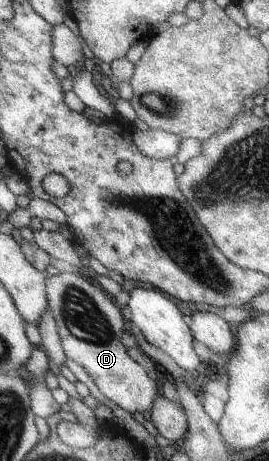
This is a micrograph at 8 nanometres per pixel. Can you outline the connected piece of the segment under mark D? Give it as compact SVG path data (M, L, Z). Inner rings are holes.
M59 273L59 275L48 275L45 280L46 292L49 309L55 317L55 323L60 335L60 340L68 359L72 359L78 365L81 365L85 371L95 381L98 390L111 399L115 405L119 405L121 409L129 411L129 413L145 413L151 411L155 405L156 398L161 395L159 385L149 377L149 371L140 363L133 361L127 349L121 342L121 331L125 327L123 315L119 313L117 305L111 301L111 297L99 289L99 284L95 285L95 281L91 283L87 277L83 277L83 273L75 275L75 273Z

